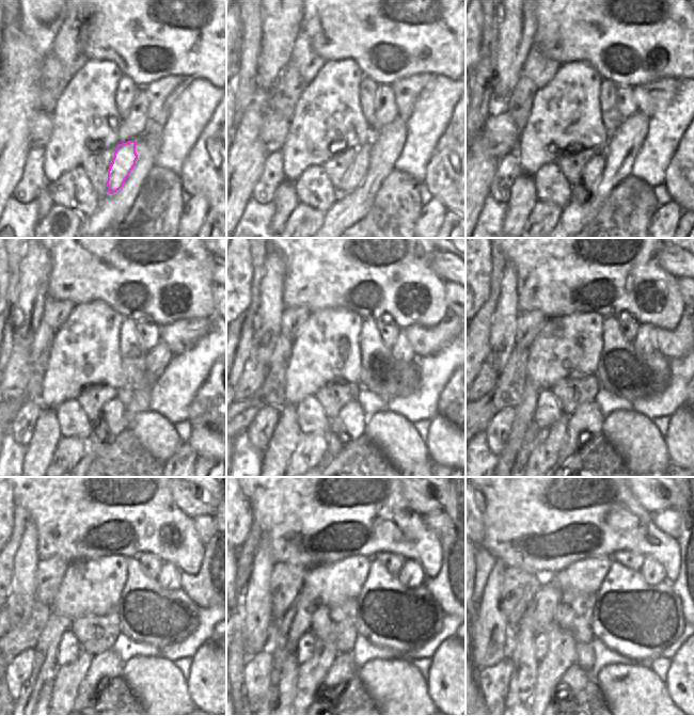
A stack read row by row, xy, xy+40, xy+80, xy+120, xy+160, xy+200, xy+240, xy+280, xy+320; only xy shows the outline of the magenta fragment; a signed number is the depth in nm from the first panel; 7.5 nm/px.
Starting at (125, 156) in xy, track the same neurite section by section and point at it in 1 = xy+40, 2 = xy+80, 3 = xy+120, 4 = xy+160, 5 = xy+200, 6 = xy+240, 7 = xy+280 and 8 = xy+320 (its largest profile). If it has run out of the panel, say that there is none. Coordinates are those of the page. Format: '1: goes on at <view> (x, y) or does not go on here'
1: goes on at xy+40 (358, 171)
2: goes on at xy+80 (593, 173)
3: goes on at xy+120 (113, 422)
4: goes on at xy+160 (350, 423)
5: goes on at xy+200 (587, 423)
6: goes on at xy+240 (106, 666)
7: goes on at xy+280 (344, 669)
8: goes on at xy+320 (574, 680)

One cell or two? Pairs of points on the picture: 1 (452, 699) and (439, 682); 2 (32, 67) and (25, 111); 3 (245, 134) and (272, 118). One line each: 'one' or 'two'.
1: one
2: one
3: two

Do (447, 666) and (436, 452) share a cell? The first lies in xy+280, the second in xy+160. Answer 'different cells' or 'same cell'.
same cell

